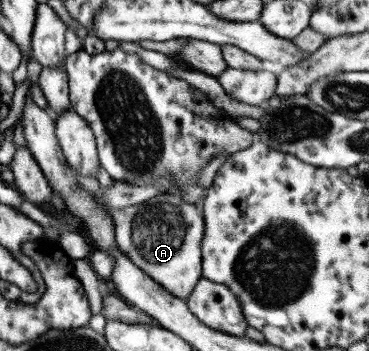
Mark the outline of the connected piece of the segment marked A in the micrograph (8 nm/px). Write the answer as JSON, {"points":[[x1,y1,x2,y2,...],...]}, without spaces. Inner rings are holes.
{"points":[[166,192,126,209,110,209,108,215,113,220,119,251,162,289,185,300,201,275,204,219,196,212,196,206,182,201,179,193]]}

